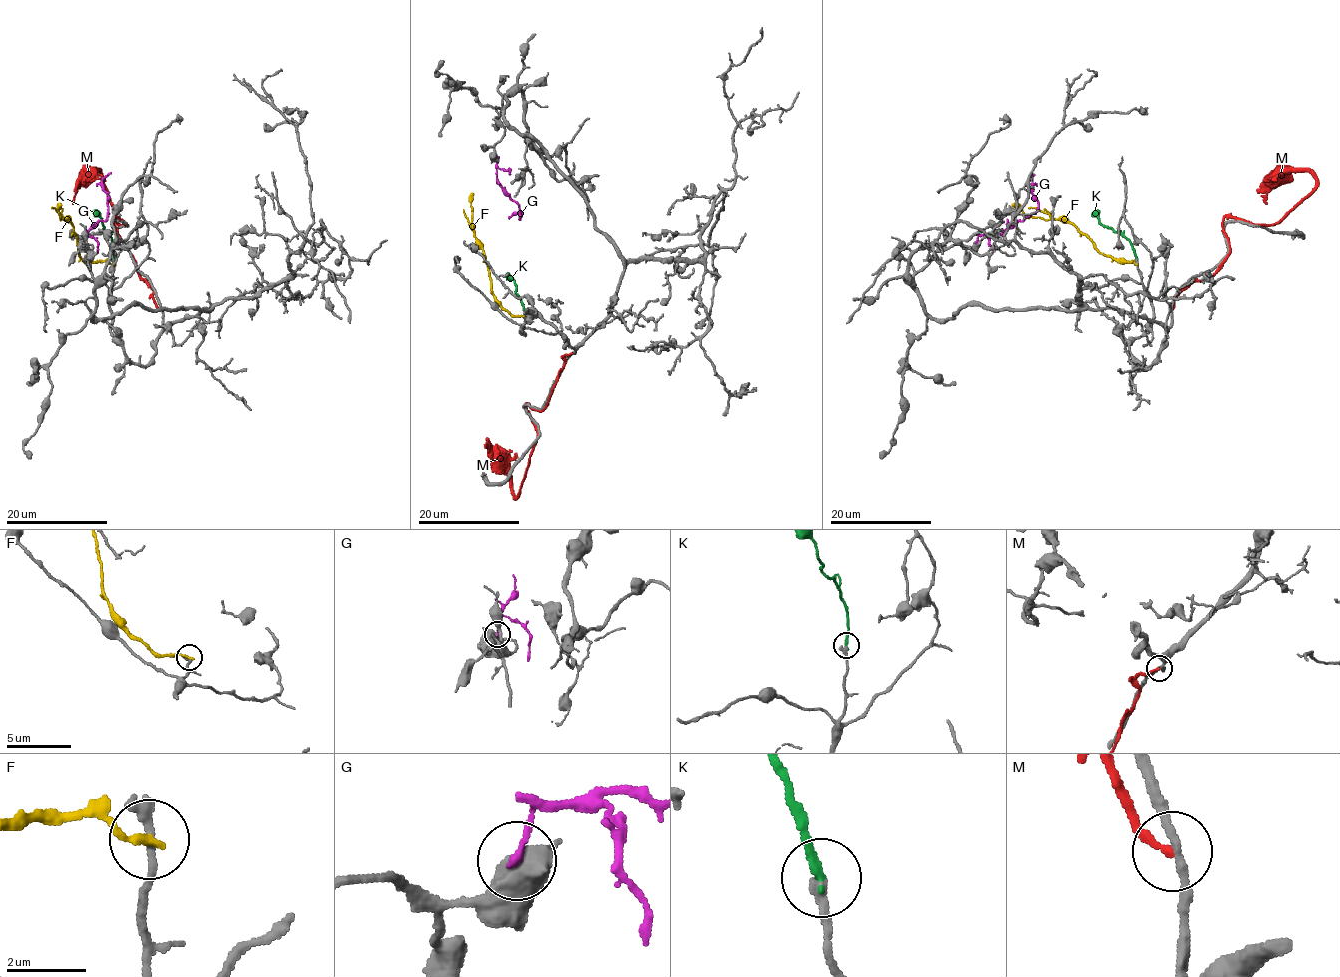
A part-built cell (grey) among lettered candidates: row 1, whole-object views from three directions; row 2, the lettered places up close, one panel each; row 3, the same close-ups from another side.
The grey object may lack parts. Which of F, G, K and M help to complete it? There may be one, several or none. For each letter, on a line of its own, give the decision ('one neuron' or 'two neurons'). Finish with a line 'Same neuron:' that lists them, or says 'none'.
F: two neurons
G: two neurons
K: one neuron
M: two neurons
Same neuron: K

